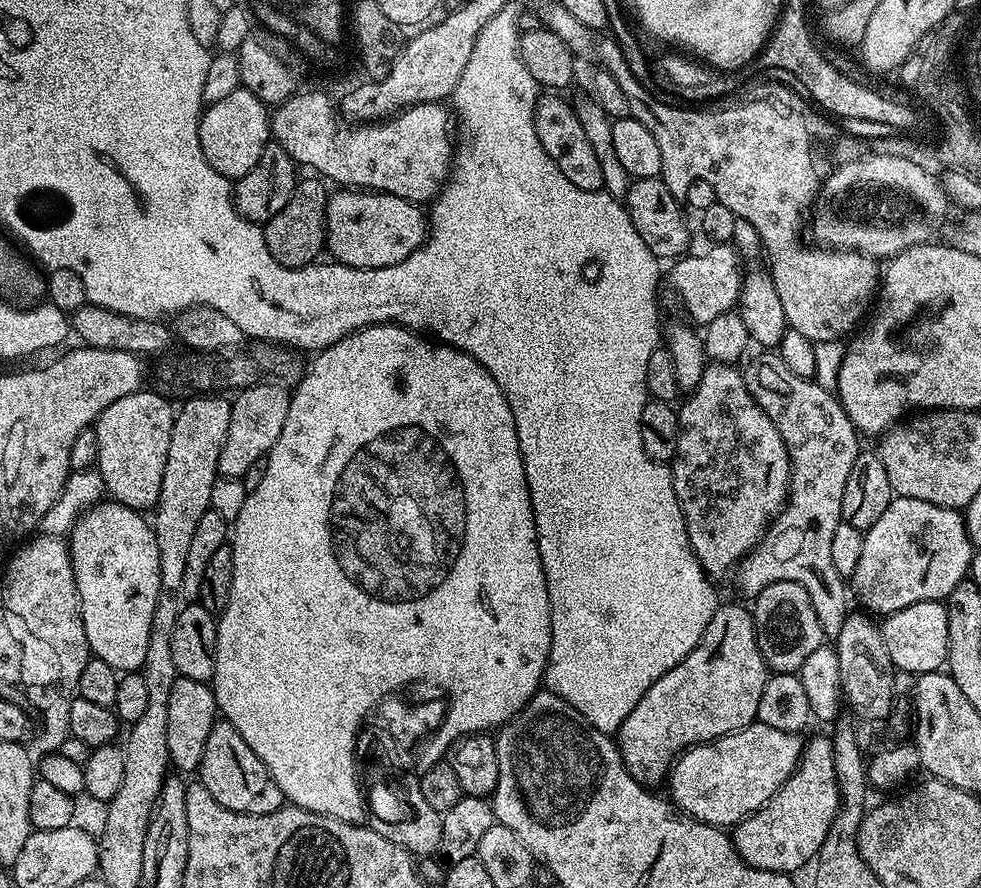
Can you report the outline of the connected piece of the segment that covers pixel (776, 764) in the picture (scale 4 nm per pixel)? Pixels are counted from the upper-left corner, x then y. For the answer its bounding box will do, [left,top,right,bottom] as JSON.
[666,722,806,829]

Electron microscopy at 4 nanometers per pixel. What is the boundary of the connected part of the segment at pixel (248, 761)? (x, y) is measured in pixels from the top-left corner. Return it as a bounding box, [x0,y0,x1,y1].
[198,718,286,814]

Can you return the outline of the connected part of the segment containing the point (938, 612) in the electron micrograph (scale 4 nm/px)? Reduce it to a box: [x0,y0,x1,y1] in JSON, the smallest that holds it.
[882,600,950,674]

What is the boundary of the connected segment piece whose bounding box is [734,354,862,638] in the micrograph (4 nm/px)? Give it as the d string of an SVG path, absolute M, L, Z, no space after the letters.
M779 354L760 355L764 356L756 356L752 361L747 361L748 368L743 369L744 381L754 402L762 406L770 422L774 422L778 434L782 434L782 442L792 463L792 481L788 487L787 505L773 520L756 549L736 565L734 577L736 576L741 594L748 596L747 598L756 597L763 588L774 582L798 582L798 586L802 586L806 589L806 594L810 594L810 602L814 602L814 614L818 614L818 622L825 637L835 638L850 613L850 592L847 587L844 589L845 577L840 576L838 570L834 570L834 562L830 562L830 542L834 539L834 530L838 530L842 522L842 494L846 490L846 478L850 478L850 470L854 467L854 458L861 454L861 437L839 399L829 389L818 386L815 379L798 378L798 374L792 373L786 362L782 362Z

